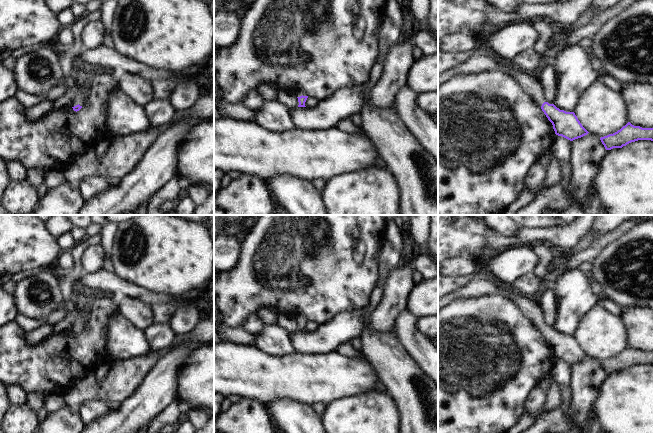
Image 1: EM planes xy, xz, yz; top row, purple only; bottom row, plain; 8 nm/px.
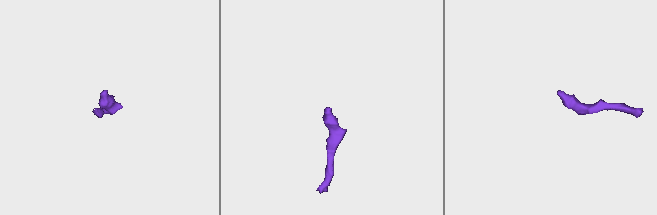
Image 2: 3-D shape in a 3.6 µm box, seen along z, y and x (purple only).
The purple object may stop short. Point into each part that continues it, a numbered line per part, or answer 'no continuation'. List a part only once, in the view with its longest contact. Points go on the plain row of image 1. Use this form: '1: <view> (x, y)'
1: xy (79, 320)

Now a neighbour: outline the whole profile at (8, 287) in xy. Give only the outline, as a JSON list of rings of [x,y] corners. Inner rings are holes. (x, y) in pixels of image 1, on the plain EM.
[[[9,280],[8,282],[6,282],[5,284],[0,284],[1,286],[1,289],[9,294],[9,295],[12,295],[13,294],[13,291],[15,290],[15,287],[16,287],[16,283],[12,280]]]

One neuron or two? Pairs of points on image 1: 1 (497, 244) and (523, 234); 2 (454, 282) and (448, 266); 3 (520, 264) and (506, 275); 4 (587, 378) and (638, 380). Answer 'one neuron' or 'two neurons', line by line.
1: one neuron
2: two neurons
3: one neuron
4: two neurons

